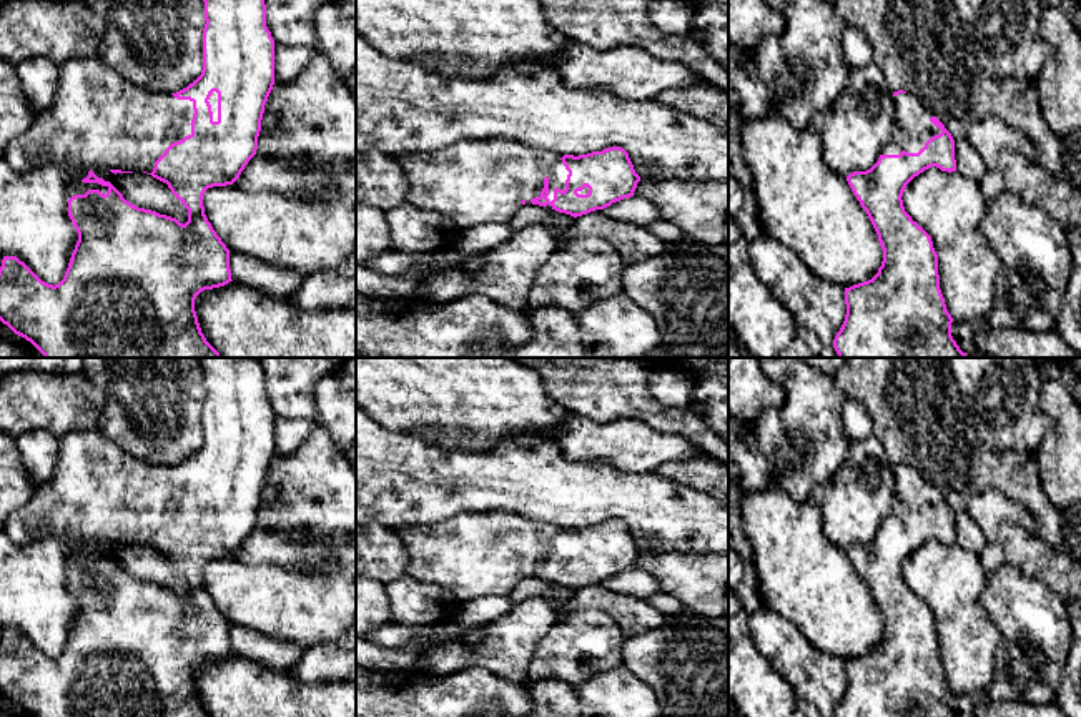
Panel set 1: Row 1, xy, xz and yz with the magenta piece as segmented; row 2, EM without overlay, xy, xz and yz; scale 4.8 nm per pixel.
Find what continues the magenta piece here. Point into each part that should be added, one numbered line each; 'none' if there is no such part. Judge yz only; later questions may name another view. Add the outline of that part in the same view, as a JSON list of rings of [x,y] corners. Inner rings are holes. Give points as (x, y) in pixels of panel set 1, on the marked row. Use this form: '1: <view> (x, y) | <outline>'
1: yz (912, 128) | [[[900,93],[893,96],[893,103],[895,121],[891,136],[883,146],[881,155],[900,155],[903,150],[918,153],[931,136],[941,133],[941,130],[930,121],[930,118],[936,115],[915,95]]]

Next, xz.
1: xz (476, 182) | [[[484,138],[394,160],[409,183],[406,201],[446,216],[464,231],[509,223],[522,200],[540,196],[545,176],[552,201],[555,188],[565,190],[569,171],[562,156],[509,138]]]

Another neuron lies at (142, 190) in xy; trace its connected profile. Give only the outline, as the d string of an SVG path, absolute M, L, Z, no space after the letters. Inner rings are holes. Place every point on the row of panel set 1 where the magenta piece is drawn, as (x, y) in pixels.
M101 166L90 170L98 178L110 181L131 205L176 218L183 225L188 221L188 210L185 205L171 193L166 183L151 175L143 171L115 175Z

